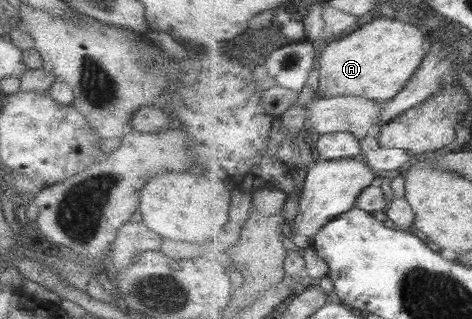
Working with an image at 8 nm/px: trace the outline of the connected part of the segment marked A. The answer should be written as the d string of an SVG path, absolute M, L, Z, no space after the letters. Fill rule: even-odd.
M379 18L335 42L320 50L316 98L360 96L380 103L393 100L412 80L427 55L425 34L406 20Z

